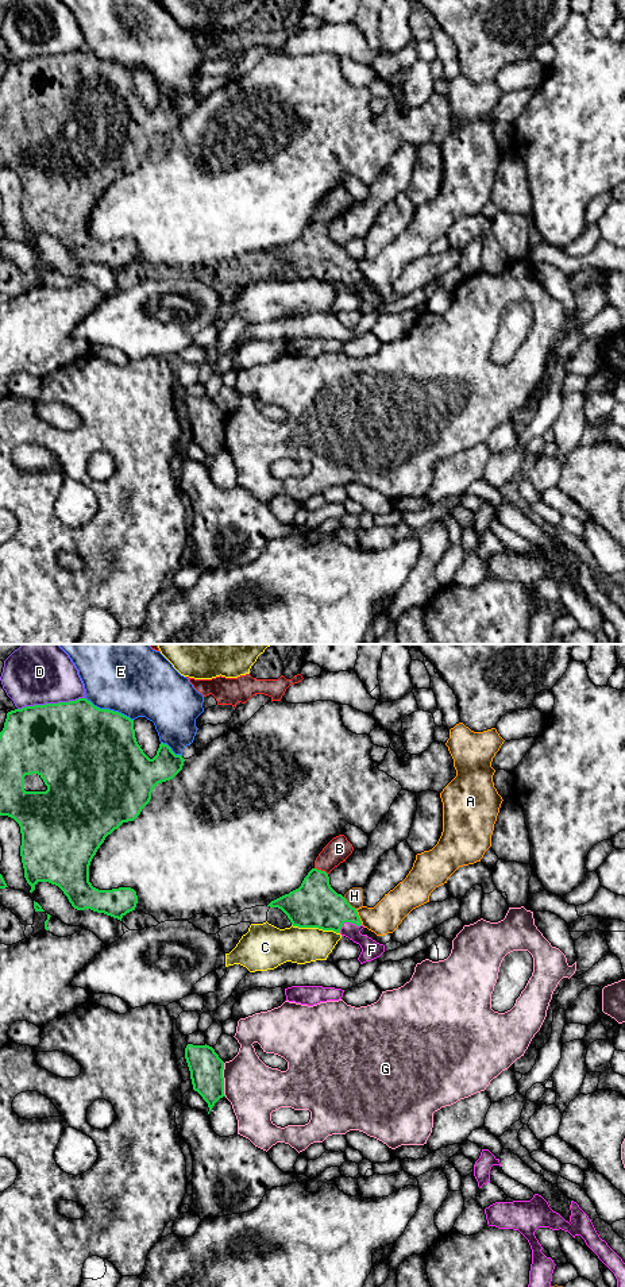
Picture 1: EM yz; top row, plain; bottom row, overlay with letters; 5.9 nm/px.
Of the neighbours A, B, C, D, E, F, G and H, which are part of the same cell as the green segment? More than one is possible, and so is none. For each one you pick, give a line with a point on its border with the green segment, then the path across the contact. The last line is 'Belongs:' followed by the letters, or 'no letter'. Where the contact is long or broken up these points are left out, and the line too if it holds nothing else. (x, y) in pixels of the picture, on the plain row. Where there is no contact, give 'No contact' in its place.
F: Touches green at yz (347, 273). Path across: yz (315, 255), (347, 273), (351, 281), (371, 301)
Belongs: F

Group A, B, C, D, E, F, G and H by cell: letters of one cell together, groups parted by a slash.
A / B / C / D / E / F / G / H

